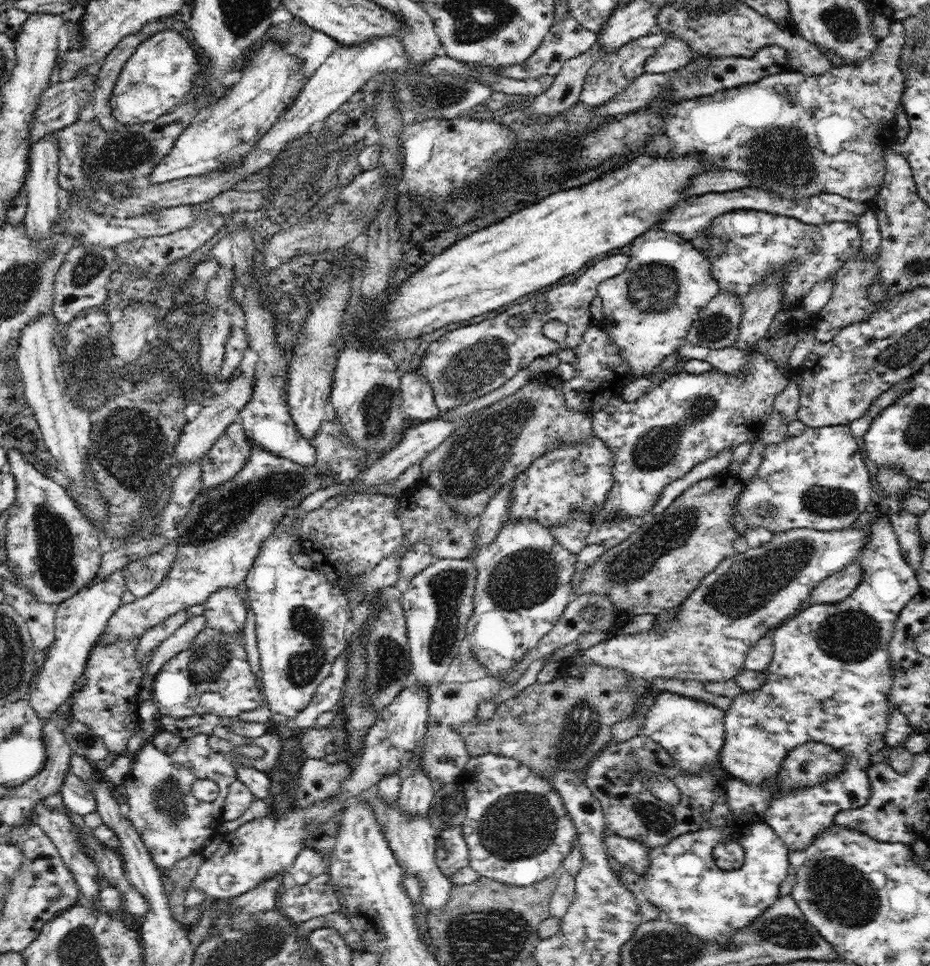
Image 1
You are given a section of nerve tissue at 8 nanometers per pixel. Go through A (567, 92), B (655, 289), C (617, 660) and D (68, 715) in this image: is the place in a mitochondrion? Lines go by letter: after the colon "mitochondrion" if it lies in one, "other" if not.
A: other
B: mitochondrion
C: other
D: other

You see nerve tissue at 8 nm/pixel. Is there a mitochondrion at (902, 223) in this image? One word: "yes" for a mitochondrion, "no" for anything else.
no

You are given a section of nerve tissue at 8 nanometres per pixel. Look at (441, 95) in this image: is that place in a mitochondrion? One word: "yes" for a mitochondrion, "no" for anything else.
yes

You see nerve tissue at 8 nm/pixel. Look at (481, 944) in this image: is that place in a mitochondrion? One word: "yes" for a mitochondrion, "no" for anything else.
yes

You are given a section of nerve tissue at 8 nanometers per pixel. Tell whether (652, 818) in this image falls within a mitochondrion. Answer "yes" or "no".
yes

